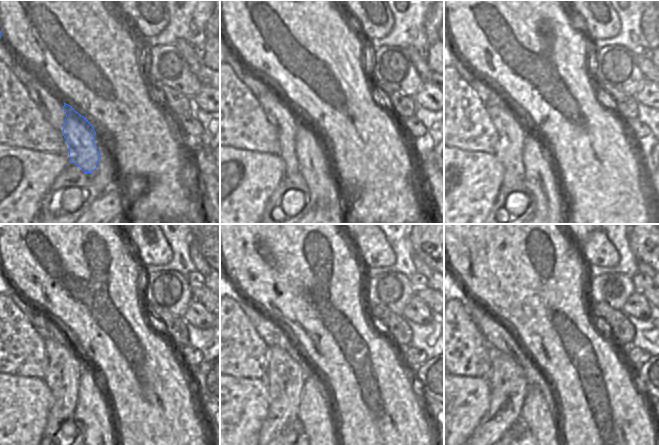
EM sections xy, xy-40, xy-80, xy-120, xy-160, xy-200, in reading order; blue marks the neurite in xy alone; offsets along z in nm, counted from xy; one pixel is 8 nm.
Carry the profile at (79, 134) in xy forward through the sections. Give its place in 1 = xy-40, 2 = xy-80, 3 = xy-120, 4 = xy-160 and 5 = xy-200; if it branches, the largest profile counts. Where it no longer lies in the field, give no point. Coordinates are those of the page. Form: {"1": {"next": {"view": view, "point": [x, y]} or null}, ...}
{"1": {"next": {"view": "xy-40", "point": [310, 150]}}, "2": {"next": {"view": "xy-80", "point": [540, 179]}}, "3": {"next": {"view": "xy-120", "point": [92, 409]}}, "4": {"next": {"view": "xy-160", "point": [315, 412]}}, "5": {"next": {"view": "xy-200", "point": [542, 422]}}}

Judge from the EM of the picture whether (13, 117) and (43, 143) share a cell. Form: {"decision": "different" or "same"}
{"decision": "same"}

